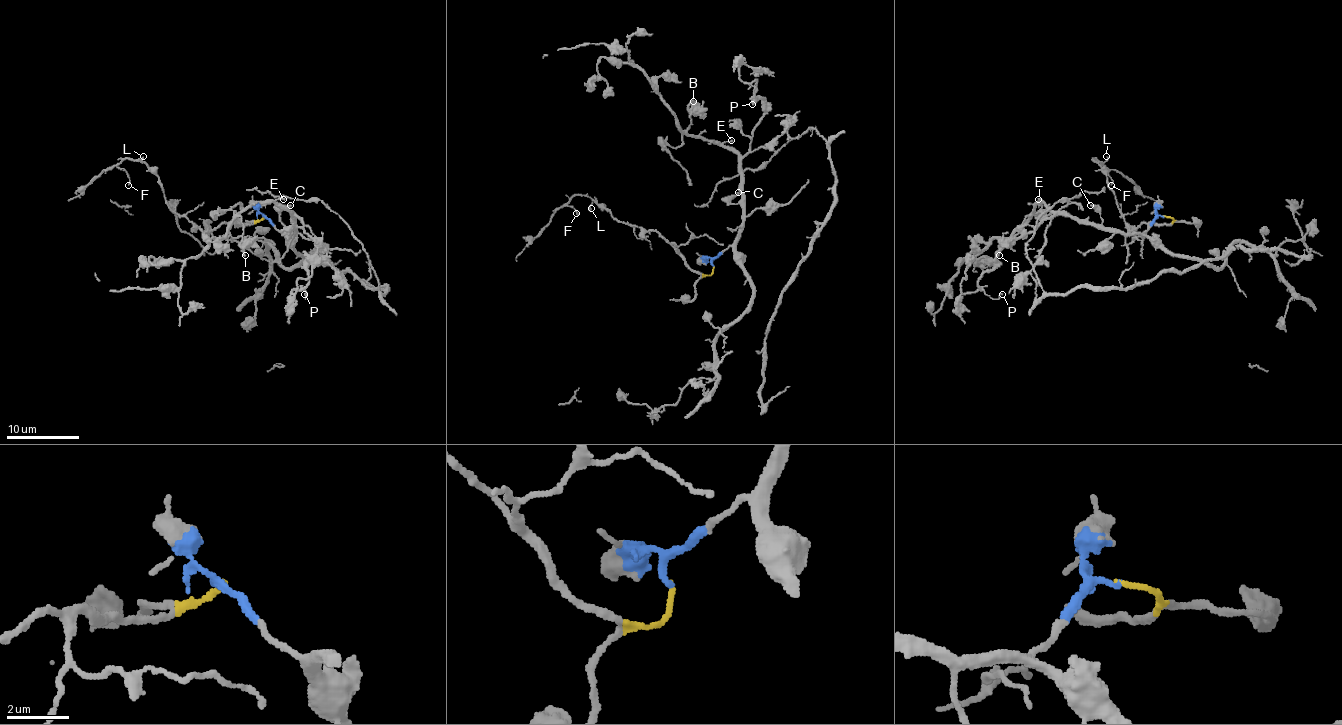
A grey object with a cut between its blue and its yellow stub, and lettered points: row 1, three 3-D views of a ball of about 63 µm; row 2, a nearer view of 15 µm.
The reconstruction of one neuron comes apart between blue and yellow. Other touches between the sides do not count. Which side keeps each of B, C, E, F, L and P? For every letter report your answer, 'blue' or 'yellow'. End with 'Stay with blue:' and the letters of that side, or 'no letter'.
B: blue
C: blue
E: blue
F: yellow
L: yellow
P: blue
Stay with blue: B, C, E, P

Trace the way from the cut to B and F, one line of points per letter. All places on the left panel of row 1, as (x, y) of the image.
B: (266, 216), (282, 232), (295, 230), (287, 210), (271, 203), (255, 203), (238, 214), (242, 250), (246, 256)
F: (266, 216), (202, 232), (171, 209), (142, 161), (126, 158), (119, 165), (128, 185)

